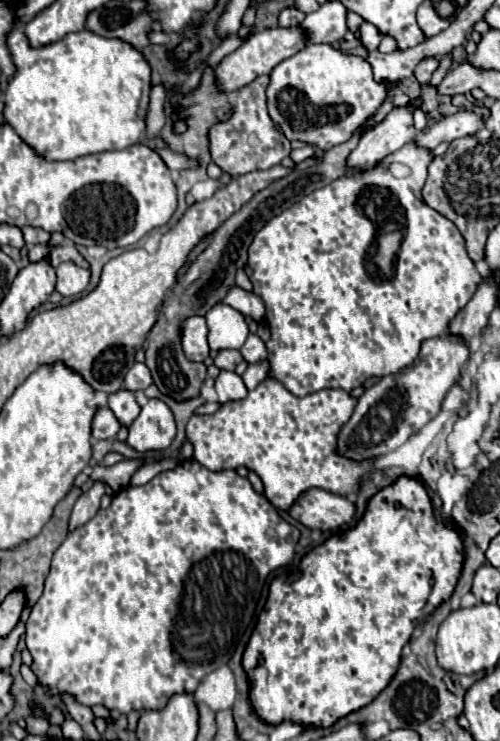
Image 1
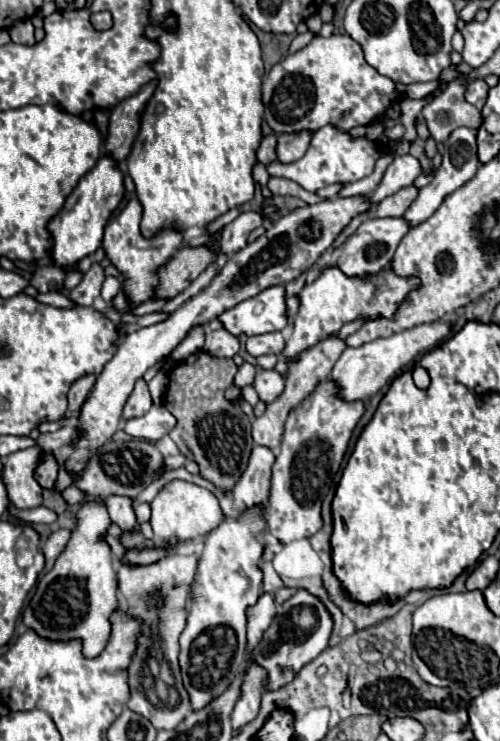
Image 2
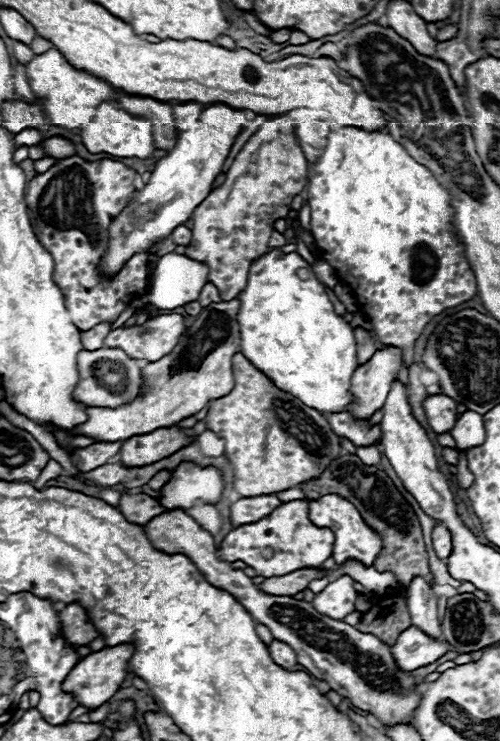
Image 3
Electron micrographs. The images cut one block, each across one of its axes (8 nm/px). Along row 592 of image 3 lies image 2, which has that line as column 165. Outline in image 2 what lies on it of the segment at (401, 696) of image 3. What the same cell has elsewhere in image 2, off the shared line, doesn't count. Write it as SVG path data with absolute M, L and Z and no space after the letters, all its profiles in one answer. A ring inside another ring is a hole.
M132 198L126 204L126 208L118 216L114 216L110 224L104 228L104 242L102 242L106 258L118 268L120 276L124 278L120 290L130 300L130 310L154 298L154 290L158 286L158 268L162 268L182 246L182 232L174 230L162 230L154 238L144 238L140 234L140 216L142 206L136 198Z

